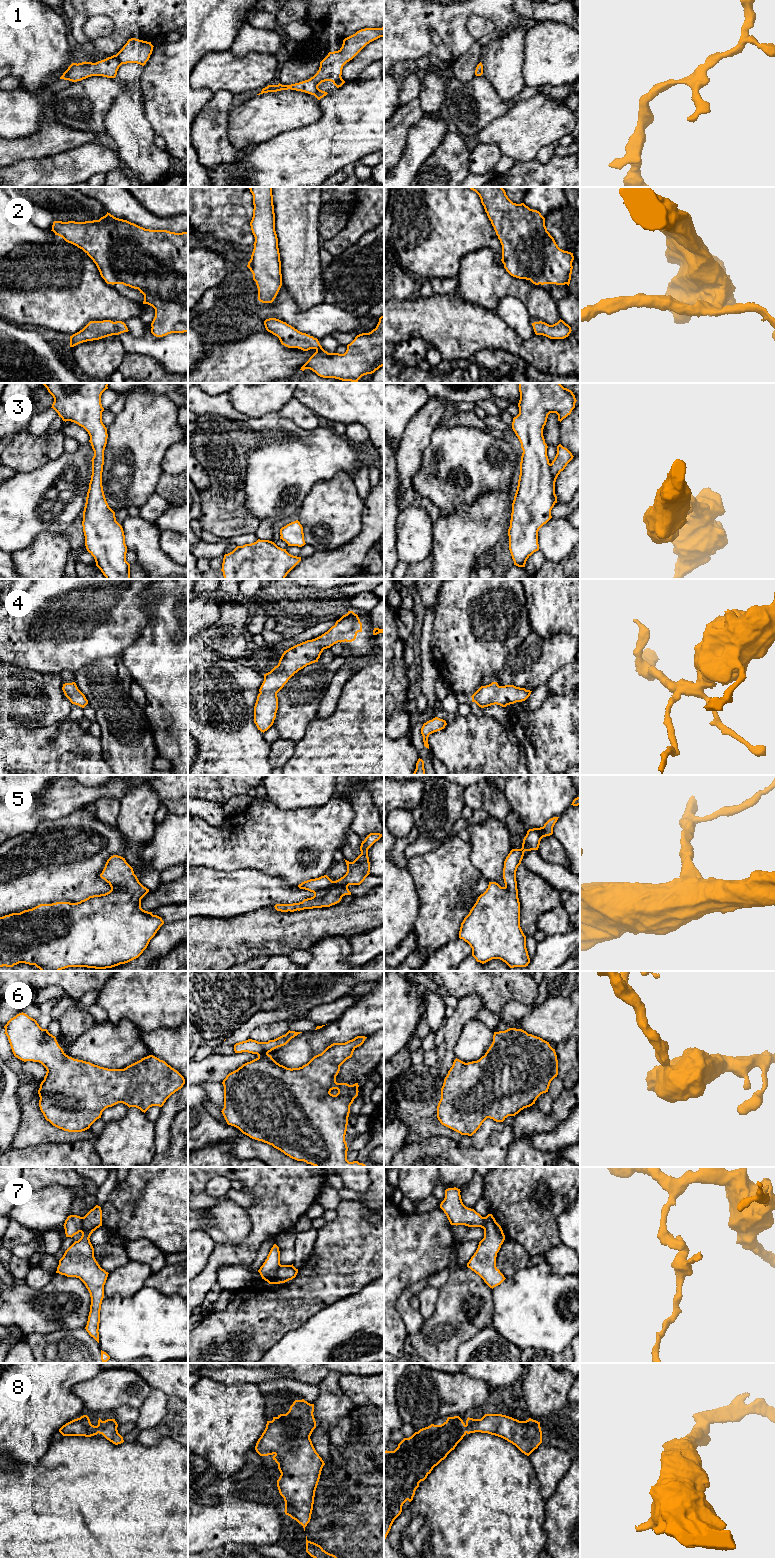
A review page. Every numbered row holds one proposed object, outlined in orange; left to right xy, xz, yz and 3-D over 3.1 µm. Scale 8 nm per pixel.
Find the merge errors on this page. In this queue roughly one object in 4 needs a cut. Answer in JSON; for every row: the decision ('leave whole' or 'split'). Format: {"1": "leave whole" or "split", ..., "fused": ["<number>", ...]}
{"1": "leave whole", "2": "leave whole", "3": "leave whole", "4": "leave whole", "5": "leave whole", "6": "leave whole", "7": "split", "8": "leave whole", "fused": ["7"]}

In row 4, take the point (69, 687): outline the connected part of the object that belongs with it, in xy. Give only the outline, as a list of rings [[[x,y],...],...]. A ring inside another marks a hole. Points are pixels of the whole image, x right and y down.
[[[75,682],[63,684],[62,690],[72,704],[84,708],[88,704],[85,695],[78,689]]]

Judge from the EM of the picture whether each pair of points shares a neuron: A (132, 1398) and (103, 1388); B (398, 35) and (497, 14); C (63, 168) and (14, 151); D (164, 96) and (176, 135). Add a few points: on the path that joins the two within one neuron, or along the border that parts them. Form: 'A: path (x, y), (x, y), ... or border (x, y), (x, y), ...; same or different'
A: path (125, 1393), (120, 1388), (110, 1388); same
B: path (423, 10), (472, 10); same
C: border (60, 153), (40, 158), (28, 158), (14, 164); different
D: path (174, 106), (176, 108), (176, 125); same

